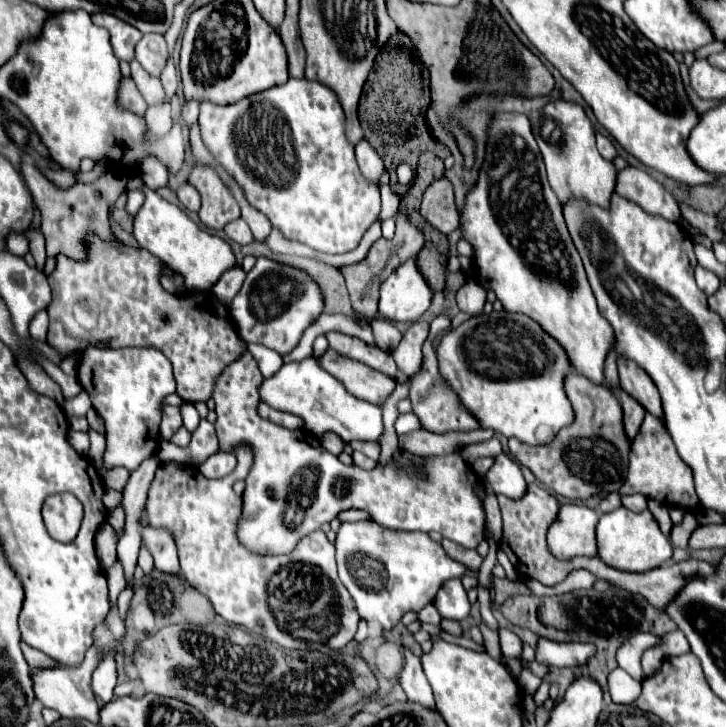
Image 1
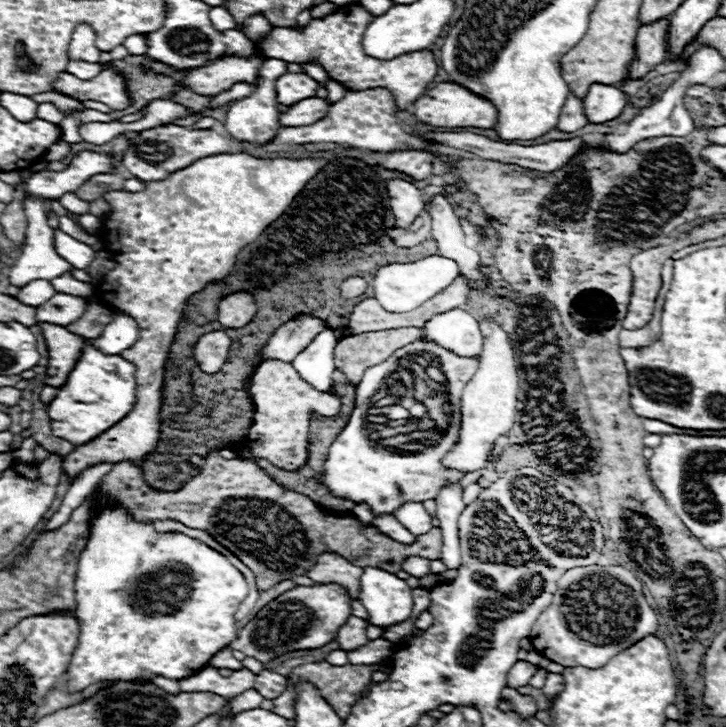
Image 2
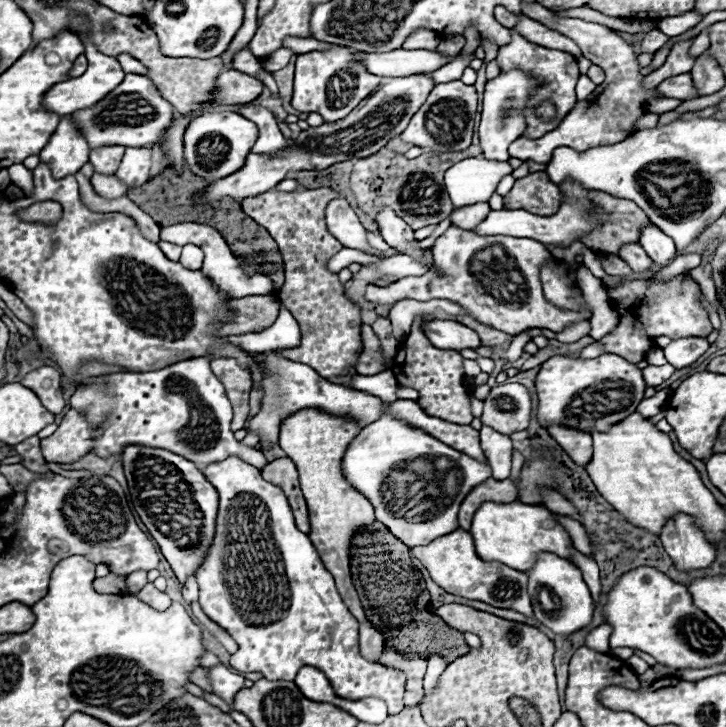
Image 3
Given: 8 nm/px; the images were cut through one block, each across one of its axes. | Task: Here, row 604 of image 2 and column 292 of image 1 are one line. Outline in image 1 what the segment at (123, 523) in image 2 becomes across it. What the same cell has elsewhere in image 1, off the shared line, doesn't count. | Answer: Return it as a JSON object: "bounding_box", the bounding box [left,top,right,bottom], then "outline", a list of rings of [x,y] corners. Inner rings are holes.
{"bounding_box":[200,78,380,254],"outline":[[[290,78],[286,84],[242,98],[234,104],[200,104],[202,140],[212,156],[236,178],[246,200],[264,212],[274,228],[280,228],[290,240],[308,244],[316,252],[342,254],[358,246],[364,232],[378,218],[380,190],[358,170],[354,146],[346,138],[344,110],[338,96],[316,80]]]}

